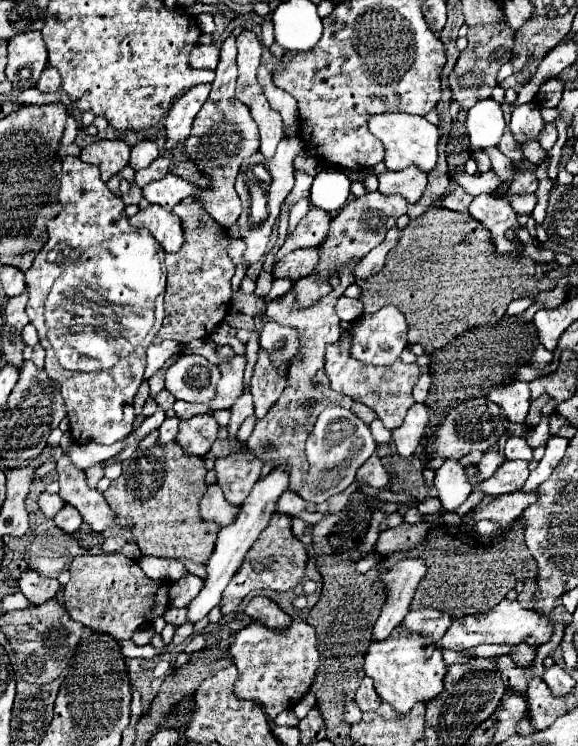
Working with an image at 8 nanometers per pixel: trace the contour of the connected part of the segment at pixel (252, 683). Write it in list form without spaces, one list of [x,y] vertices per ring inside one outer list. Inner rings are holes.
[[[292,618],[292,624],[284,632],[274,632],[258,622],[252,622],[244,630],[232,634],[230,654],[238,666],[234,694],[240,700],[252,700],[260,704],[272,720],[280,712],[292,710],[296,706],[296,702],[310,690],[314,672],[320,666],[316,632],[300,618]]]

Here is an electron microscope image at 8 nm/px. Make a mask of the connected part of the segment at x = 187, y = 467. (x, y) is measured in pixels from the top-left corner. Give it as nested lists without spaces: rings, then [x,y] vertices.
[[[156,442],[146,450],[136,450],[122,462],[120,478],[112,480],[104,496],[118,518],[136,522],[132,536],[142,554],[204,564],[212,554],[218,536],[218,526],[202,520],[198,508],[206,488],[204,476],[206,468],[202,458],[186,456],[176,442]]]

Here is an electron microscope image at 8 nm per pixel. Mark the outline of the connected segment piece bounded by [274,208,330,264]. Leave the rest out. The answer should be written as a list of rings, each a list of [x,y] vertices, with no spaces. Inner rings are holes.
[[[312,208],[300,220],[300,224],[296,226],[296,230],[286,236],[286,242],[278,250],[278,254],[274,258],[274,264],[278,260],[282,260],[286,254],[290,254],[292,250],[320,246],[324,242],[324,236],[328,236],[328,224],[330,224],[330,214],[324,212],[324,210],[320,210],[320,208]]]

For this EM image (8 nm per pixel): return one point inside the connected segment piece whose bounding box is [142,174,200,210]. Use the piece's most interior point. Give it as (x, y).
(167, 192)

